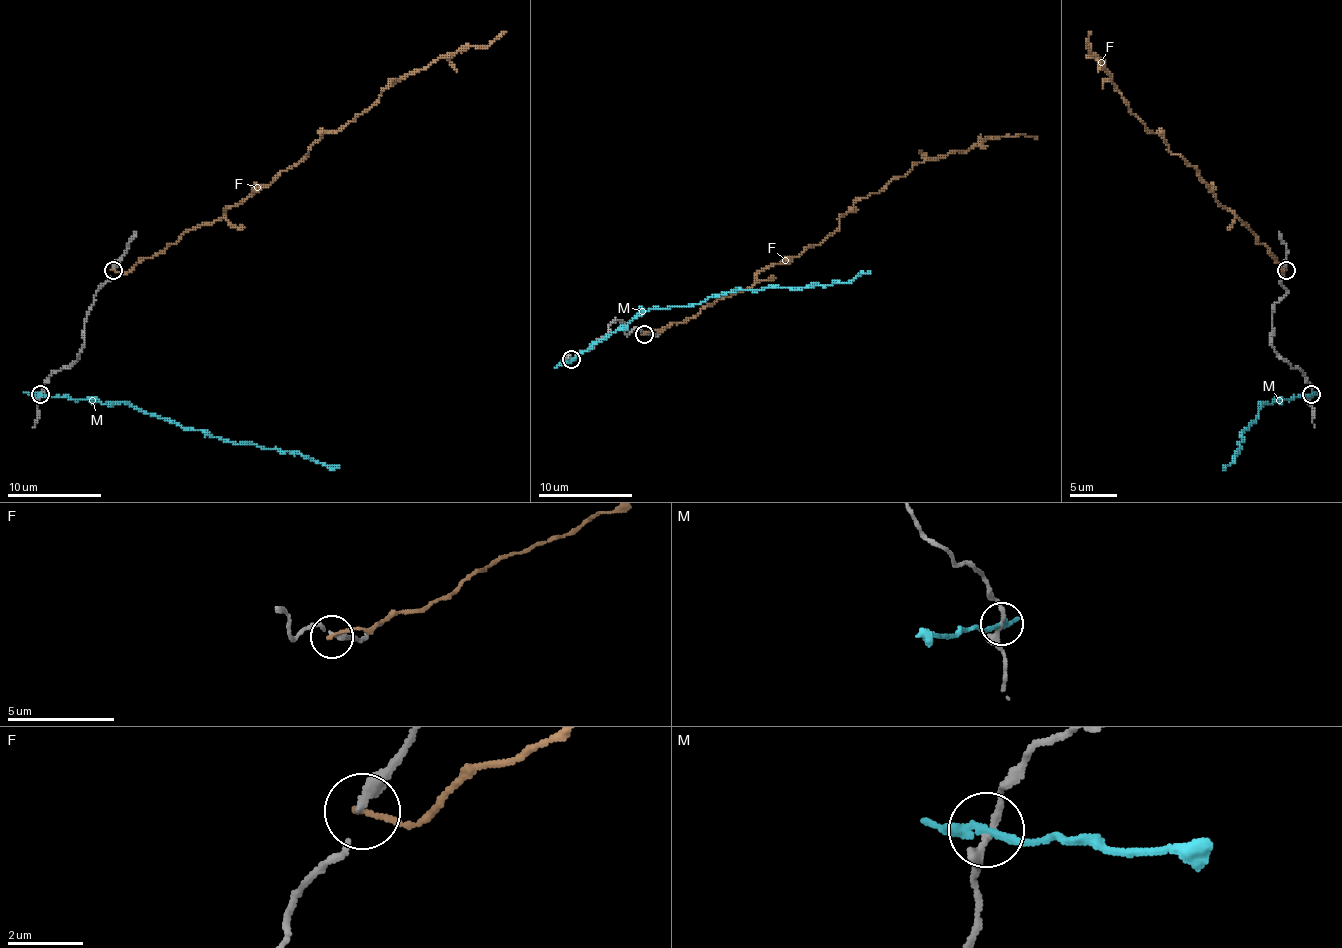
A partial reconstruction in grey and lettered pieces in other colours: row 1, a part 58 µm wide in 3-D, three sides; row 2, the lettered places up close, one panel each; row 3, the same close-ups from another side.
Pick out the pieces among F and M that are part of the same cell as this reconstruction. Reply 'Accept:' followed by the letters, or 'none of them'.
Accept: none of them

